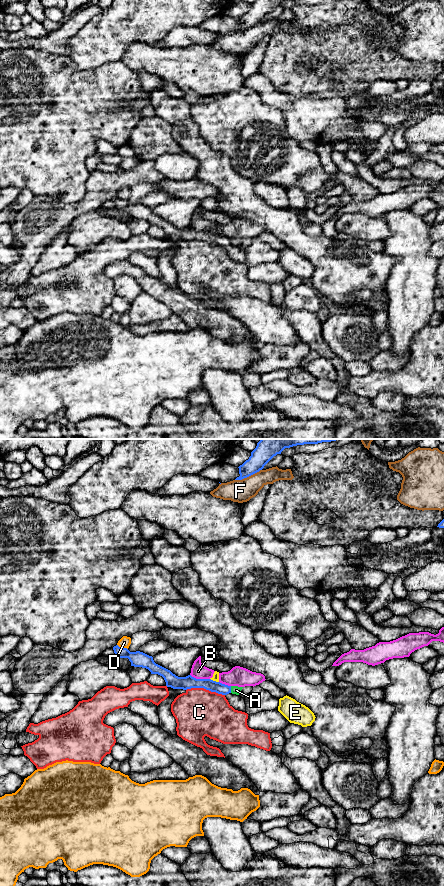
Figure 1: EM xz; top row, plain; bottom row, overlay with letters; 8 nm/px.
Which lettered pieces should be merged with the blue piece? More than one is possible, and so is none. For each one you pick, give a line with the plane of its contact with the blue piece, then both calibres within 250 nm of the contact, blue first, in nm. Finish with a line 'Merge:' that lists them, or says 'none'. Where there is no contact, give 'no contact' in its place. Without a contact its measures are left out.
Merge: none

